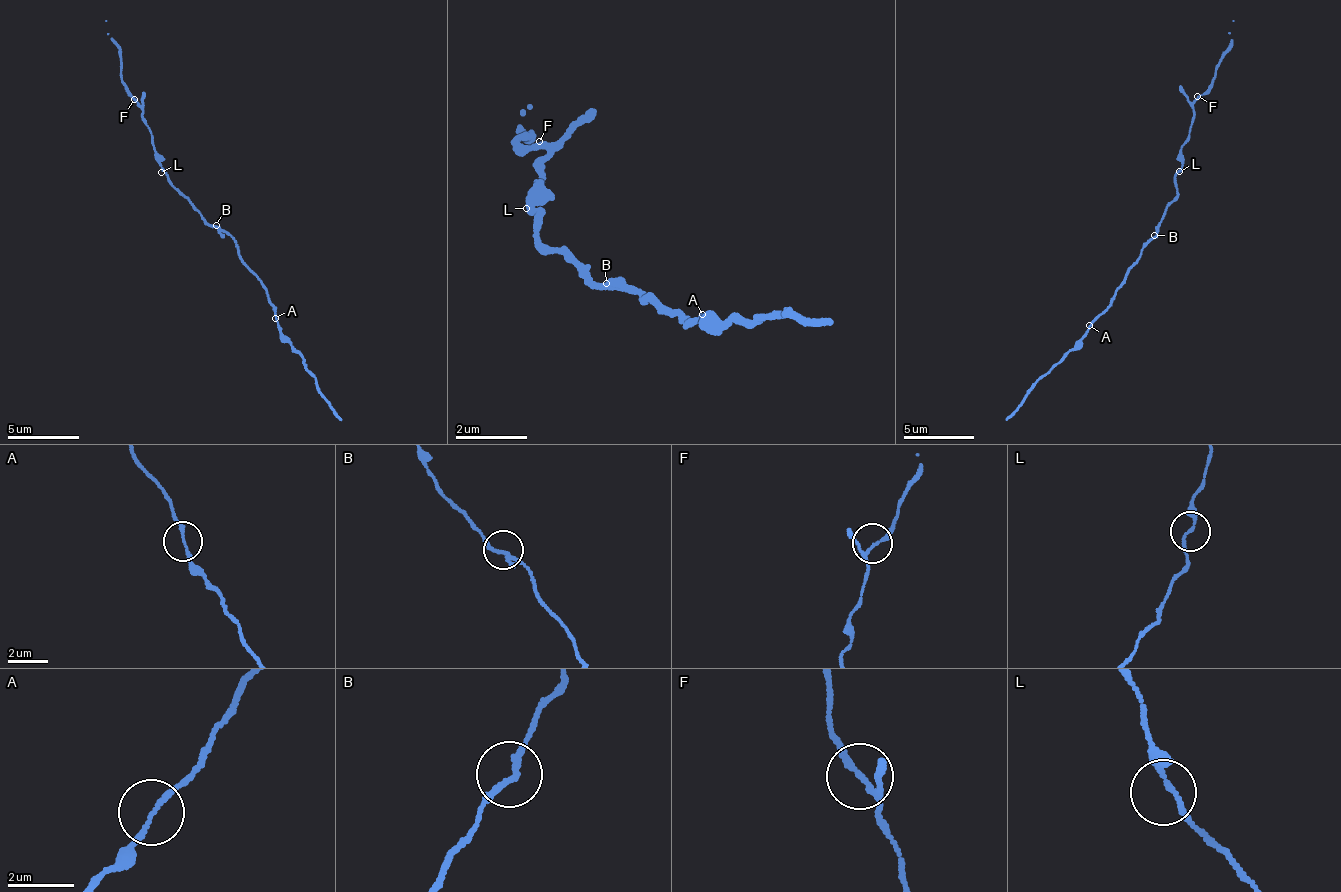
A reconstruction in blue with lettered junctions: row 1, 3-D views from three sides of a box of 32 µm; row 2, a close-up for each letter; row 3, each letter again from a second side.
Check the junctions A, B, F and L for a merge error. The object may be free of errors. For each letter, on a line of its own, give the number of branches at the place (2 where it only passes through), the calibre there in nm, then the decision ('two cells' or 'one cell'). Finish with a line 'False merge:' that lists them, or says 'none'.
A: 2 branches meet; 150 nm thick; one cell
B: 2 branches meet; 180 nm thick; one cell
F: 3 branches meet; 140 nm thick; one cell
L: 2 branches meet; 150 nm thick; one cell
False merge: none

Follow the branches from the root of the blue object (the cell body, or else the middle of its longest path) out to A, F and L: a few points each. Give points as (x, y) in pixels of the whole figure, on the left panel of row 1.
A: (216, 228), (231, 234), (242, 258), (269, 294), (275, 318)
F: (216, 228), (209, 227), (187, 199), (178, 194), (157, 165), (153, 136), (143, 111), (134, 99)
L: (216, 228), (209, 227), (161, 172)

